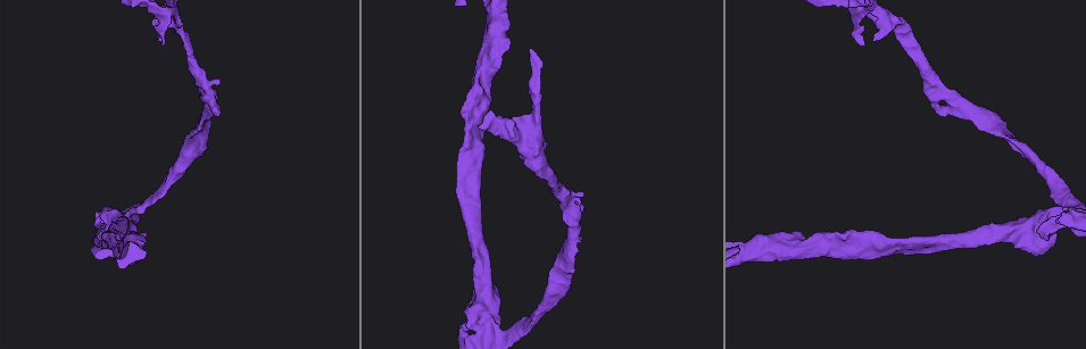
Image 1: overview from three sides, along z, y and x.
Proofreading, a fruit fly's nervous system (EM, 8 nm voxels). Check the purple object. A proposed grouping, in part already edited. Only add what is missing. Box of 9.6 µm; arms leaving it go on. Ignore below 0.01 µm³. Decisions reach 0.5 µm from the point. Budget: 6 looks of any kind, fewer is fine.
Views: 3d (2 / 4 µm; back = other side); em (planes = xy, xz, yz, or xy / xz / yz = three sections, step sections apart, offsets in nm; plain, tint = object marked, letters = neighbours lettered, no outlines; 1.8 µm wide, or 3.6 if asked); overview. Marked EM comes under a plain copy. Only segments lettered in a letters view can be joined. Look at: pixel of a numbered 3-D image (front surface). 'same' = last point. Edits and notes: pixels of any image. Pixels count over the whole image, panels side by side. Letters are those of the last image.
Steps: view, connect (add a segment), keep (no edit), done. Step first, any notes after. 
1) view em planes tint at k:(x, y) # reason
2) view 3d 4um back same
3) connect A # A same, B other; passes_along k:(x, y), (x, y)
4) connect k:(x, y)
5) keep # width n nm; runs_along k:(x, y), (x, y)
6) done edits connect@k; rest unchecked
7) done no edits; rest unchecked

view 3d 4um at 1:(206, 94) # branch point

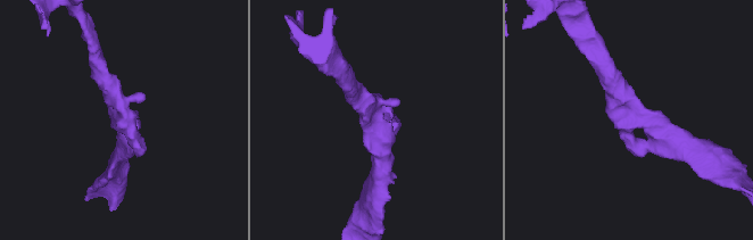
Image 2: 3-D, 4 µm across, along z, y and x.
view em planes letters at 2:(123, 116) # need the tissue

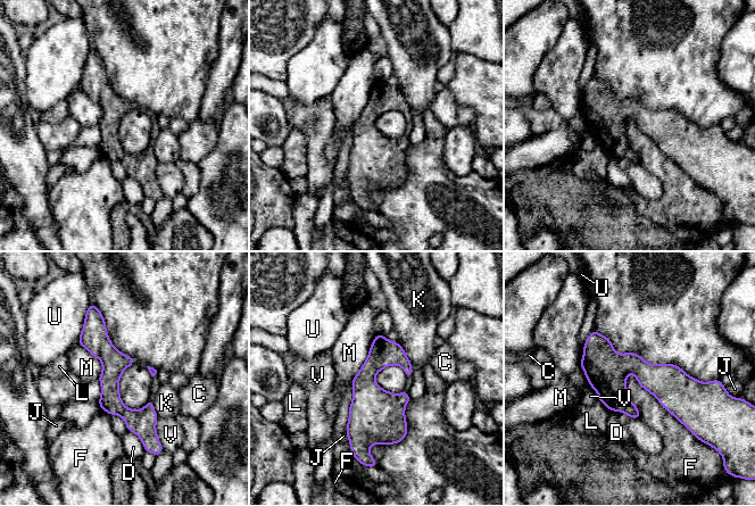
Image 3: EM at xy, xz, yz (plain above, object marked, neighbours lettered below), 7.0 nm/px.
keep # width 180 nm; C other, D other, F other, J other, K other, L other, M other, U other, V other; border 3:(646, 390), (690, 431); none of them fits

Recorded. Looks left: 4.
view em planes tint at 1:(536, 127) # arms part here

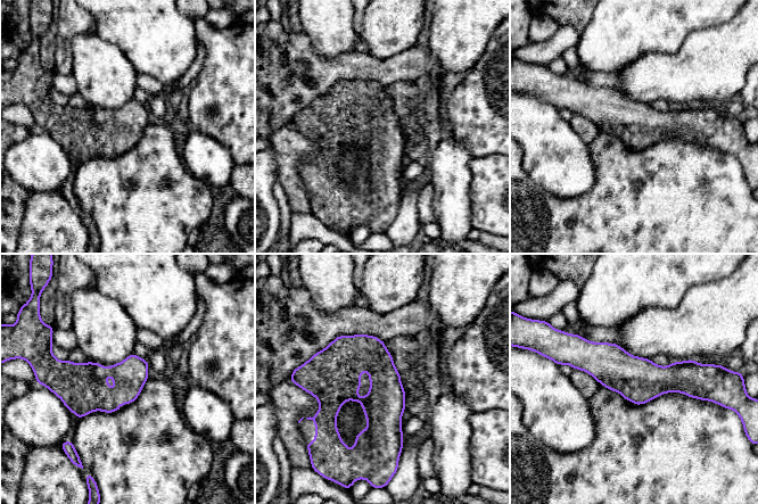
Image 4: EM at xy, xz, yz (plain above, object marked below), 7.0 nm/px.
view em planes letters same

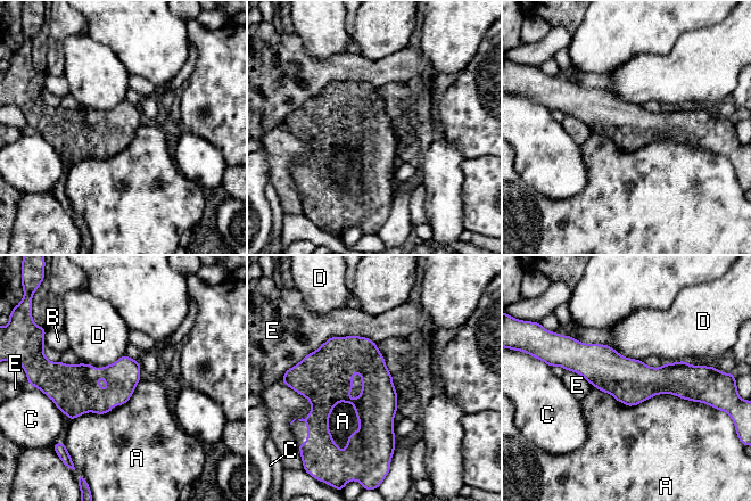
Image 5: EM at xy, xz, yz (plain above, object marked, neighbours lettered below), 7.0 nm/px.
keep # width 280 nm; A other, B other, C other, D other, E other; border 5:(338, 401), (328, 429), (341, 453); no lettered segment goes on from it

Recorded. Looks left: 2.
view em xy step 16 letters at 1:(144, 244) # branch stops here

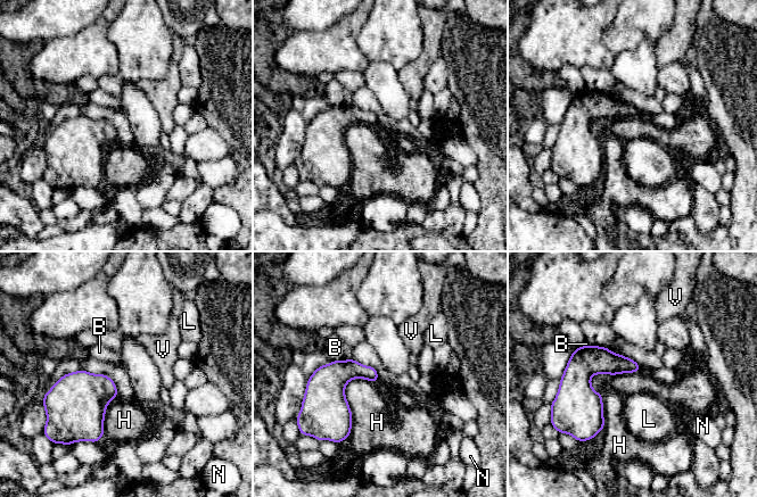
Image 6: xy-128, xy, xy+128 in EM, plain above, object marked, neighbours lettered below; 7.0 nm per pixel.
keep # longest_contact H 440 nm; B other, H other, L other, N other, V other; runs_along 6:(584, 348), (584, 399), (594, 430); no lettered segment goes on from it

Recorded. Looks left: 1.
done no edits; rest unchecked

